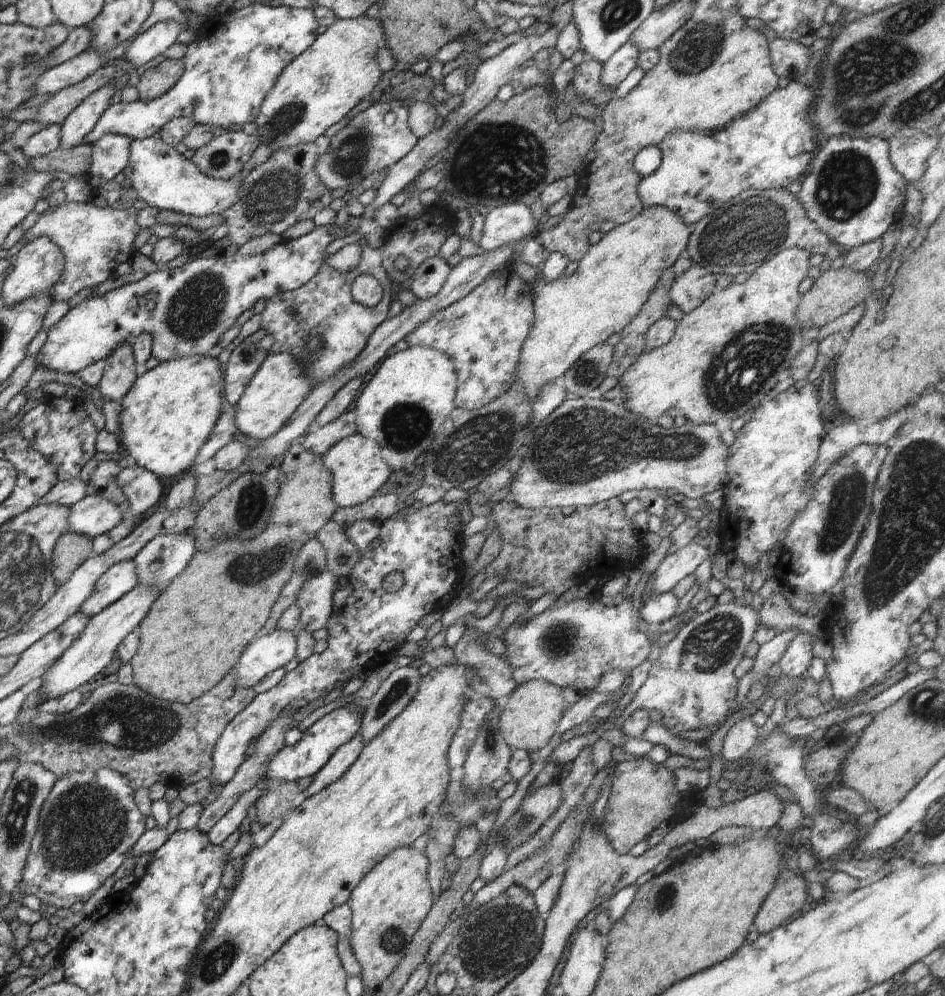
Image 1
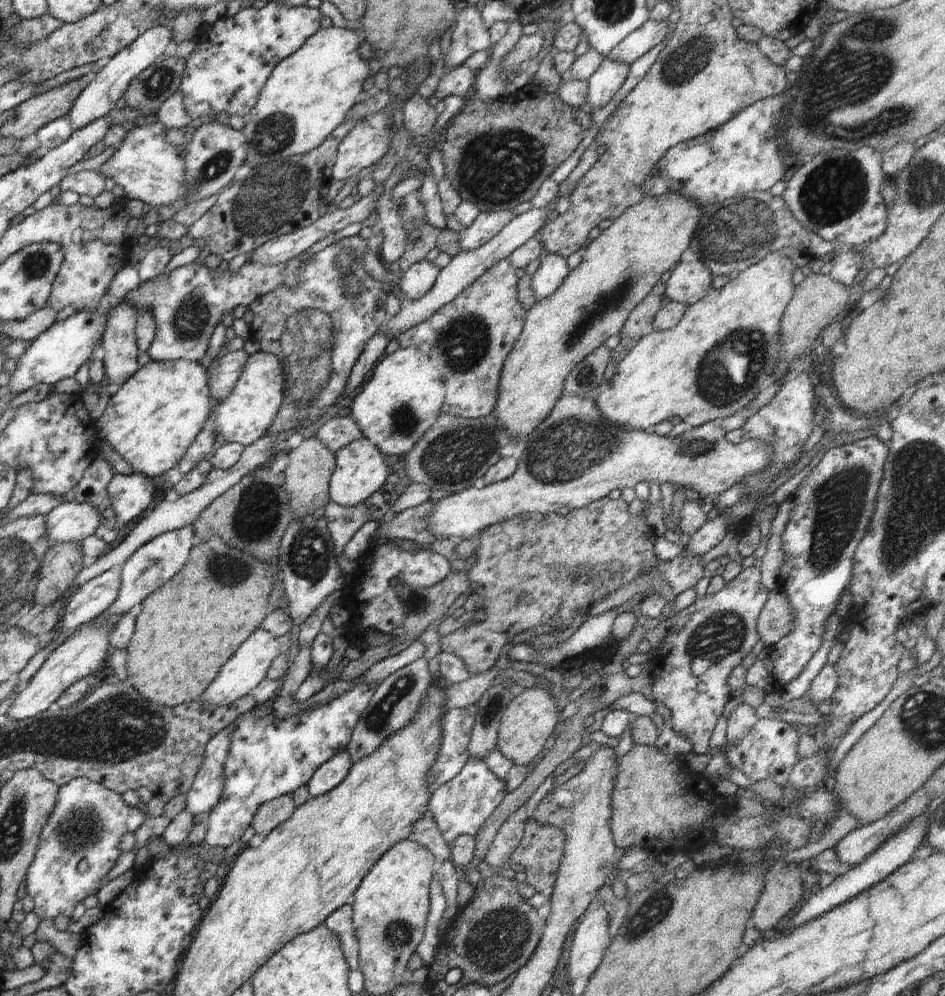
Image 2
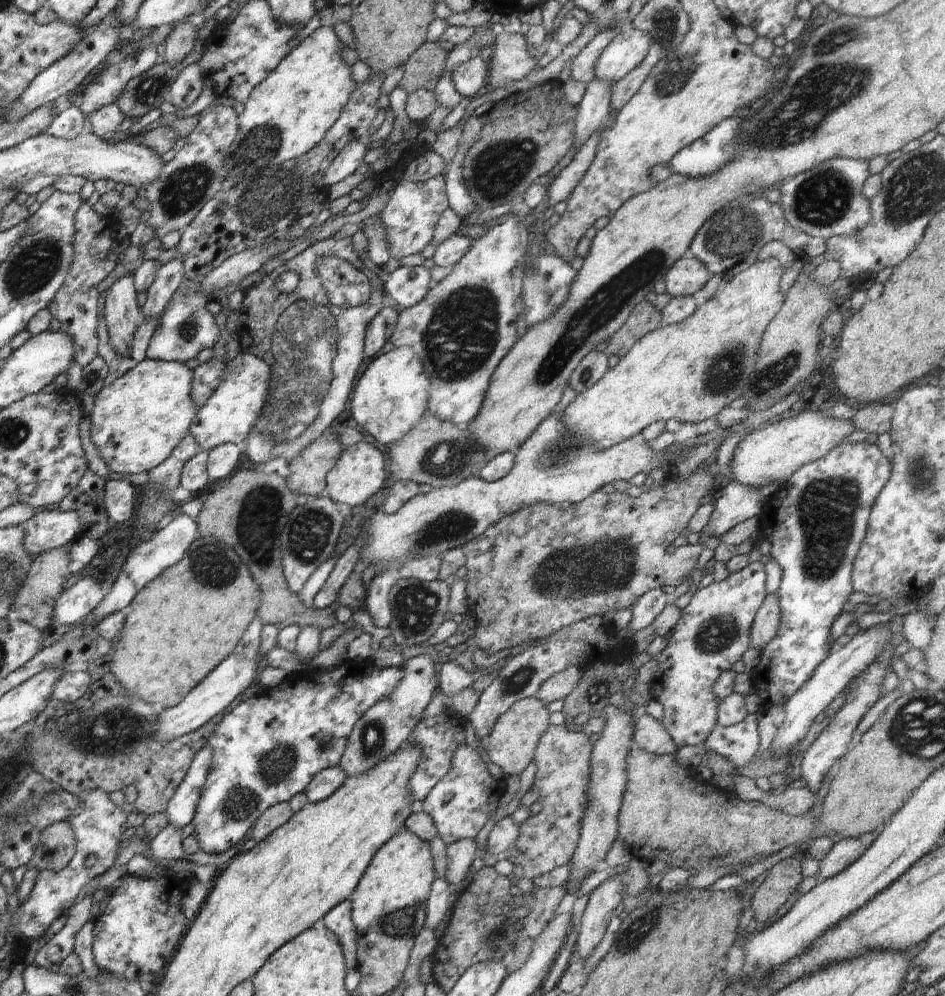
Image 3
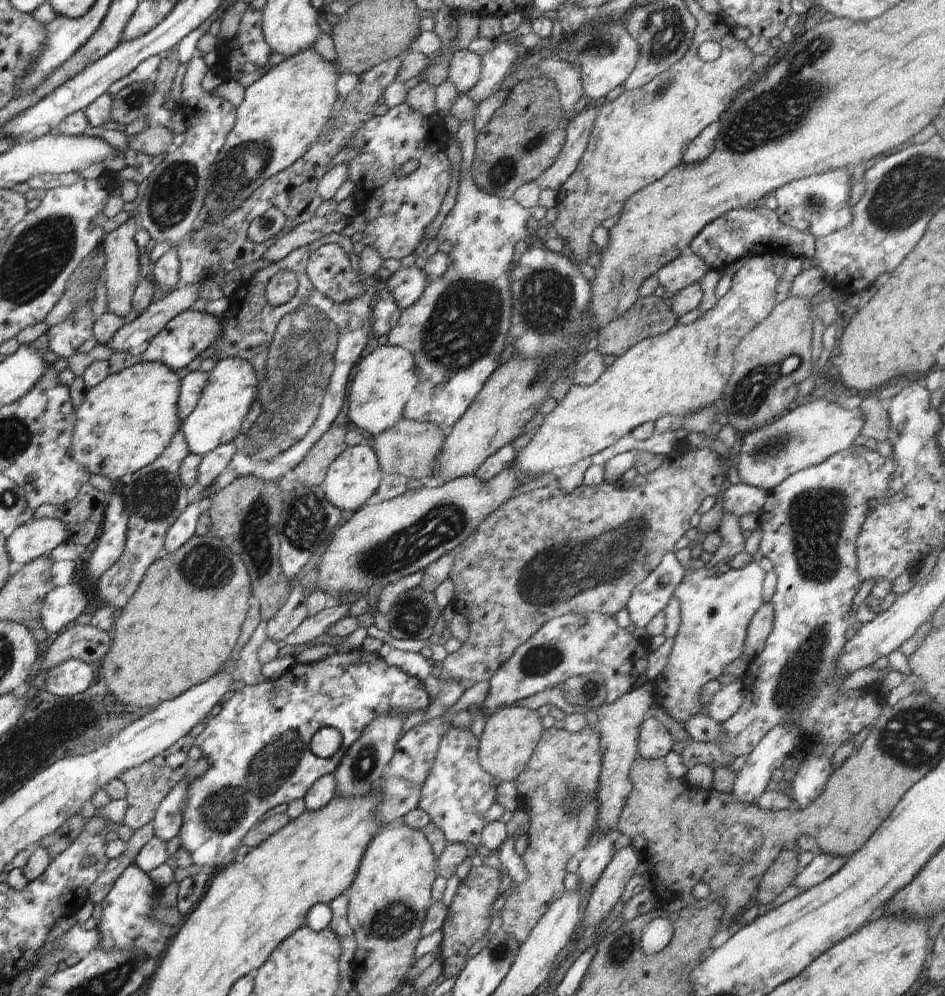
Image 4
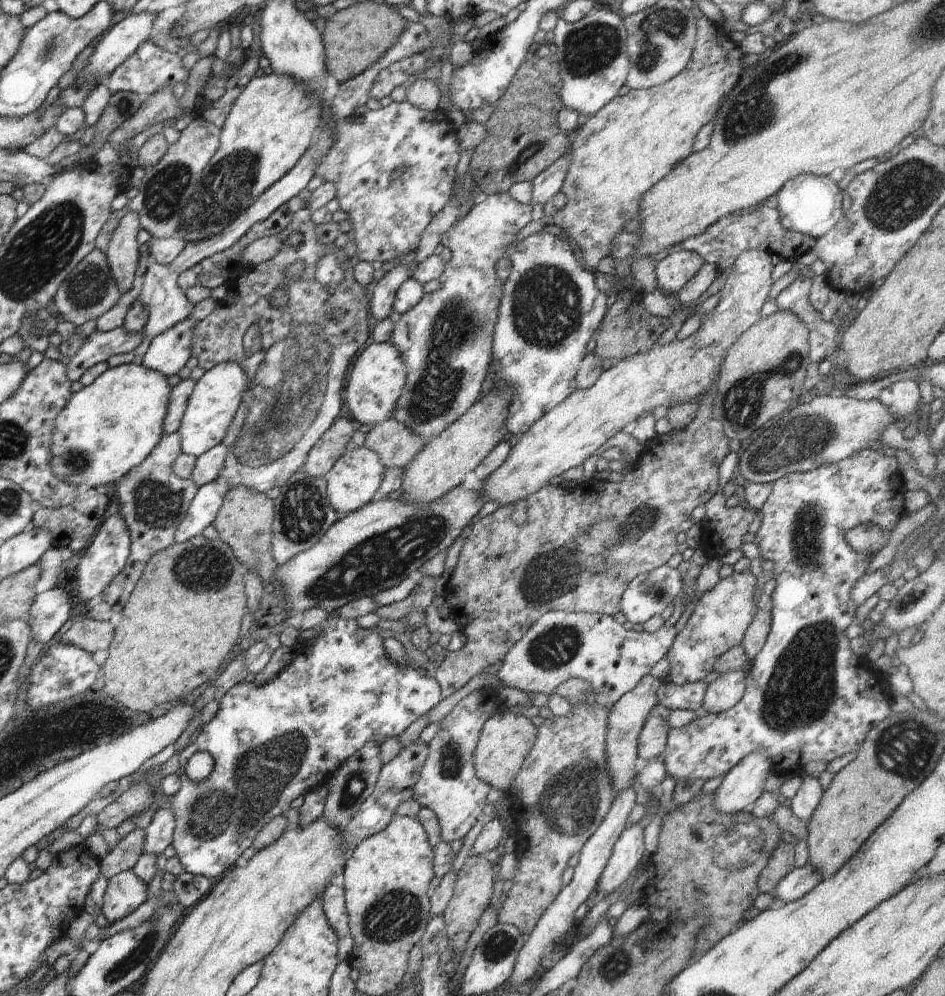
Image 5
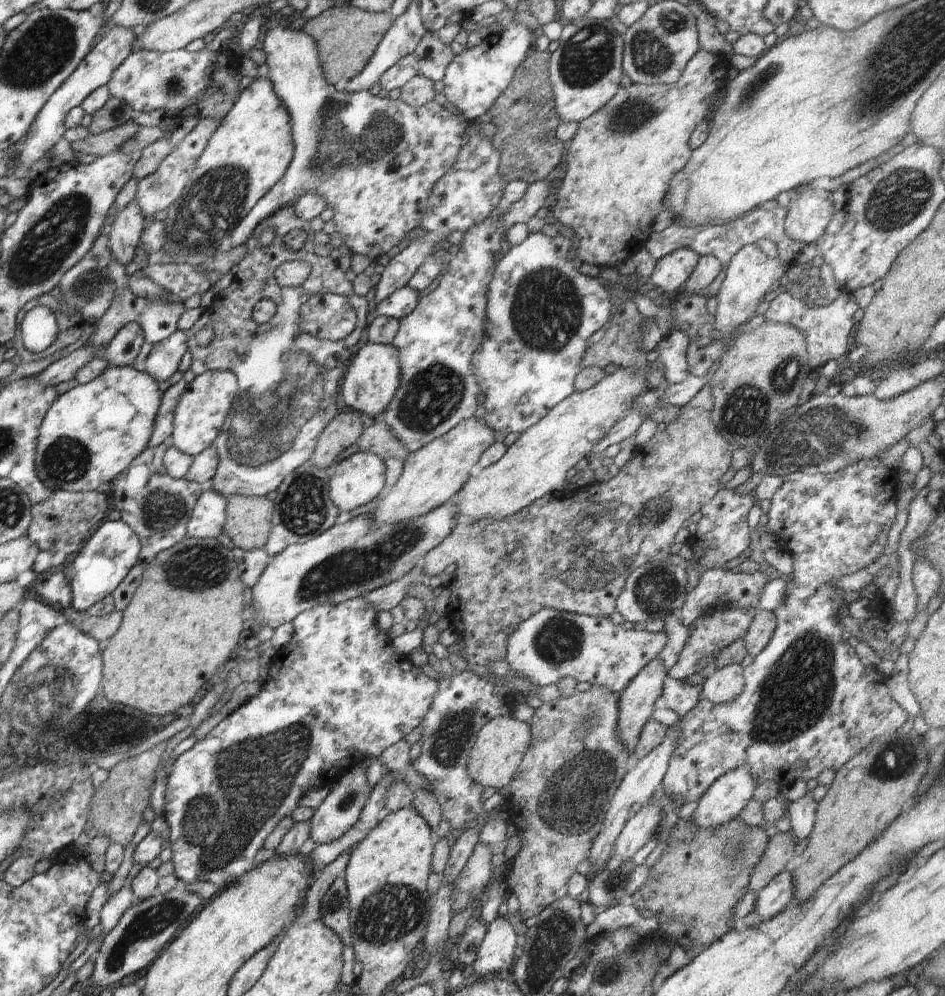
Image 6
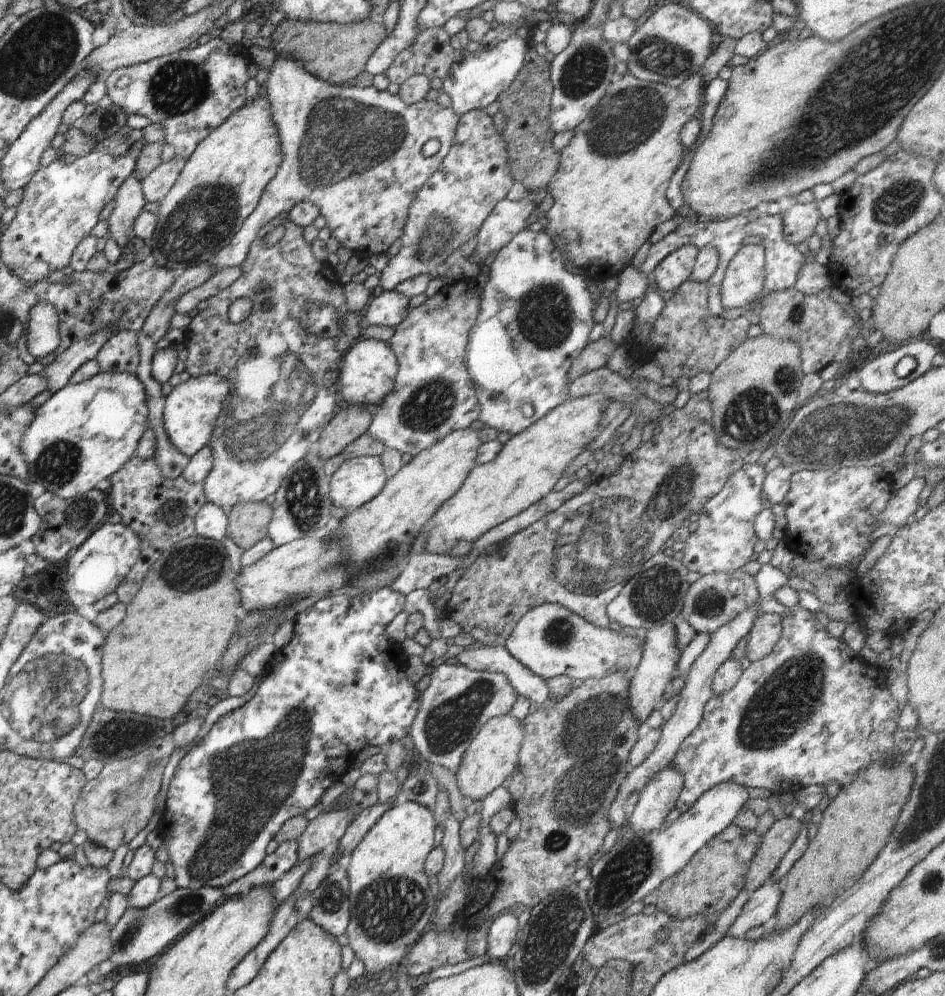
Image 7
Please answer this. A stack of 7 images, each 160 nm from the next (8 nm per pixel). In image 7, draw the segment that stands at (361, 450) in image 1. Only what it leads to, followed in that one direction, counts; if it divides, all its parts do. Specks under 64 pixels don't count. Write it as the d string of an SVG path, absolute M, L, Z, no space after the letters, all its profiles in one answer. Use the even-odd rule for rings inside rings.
M370 455L345 460L330 478L328 498L348 512L379 496L388 480L381 458Z

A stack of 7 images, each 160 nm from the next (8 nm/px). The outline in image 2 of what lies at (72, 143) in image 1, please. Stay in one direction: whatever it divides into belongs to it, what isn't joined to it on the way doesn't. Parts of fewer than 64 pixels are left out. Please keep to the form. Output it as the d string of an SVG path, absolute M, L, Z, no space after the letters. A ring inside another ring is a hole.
M154 25L147 31L140 33L138 38L133 40L132 44L129 44L124 50L117 52L100 72L90 76L87 87L73 102L72 108L67 114L73 130L84 128L87 124L93 123L94 120L98 120L106 116L111 110L118 108L122 104L130 82L149 66L152 66L157 61L158 56L171 51L172 46L173 30L171 26Z

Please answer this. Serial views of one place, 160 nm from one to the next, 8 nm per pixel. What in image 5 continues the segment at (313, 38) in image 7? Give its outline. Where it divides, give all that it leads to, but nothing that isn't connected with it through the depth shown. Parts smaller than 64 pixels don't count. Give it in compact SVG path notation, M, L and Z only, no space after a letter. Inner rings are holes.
M372 1L357 3L345 10L338 10L326 18L321 33L327 74L336 78L339 83L359 76L382 58L384 52L392 48L392 44L398 42L398 36L406 28L407 22L397 9Z

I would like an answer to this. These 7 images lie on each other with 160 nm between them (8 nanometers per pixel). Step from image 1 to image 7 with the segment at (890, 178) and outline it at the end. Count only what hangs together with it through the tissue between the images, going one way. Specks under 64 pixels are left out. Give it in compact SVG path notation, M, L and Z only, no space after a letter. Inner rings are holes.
M816 200L810 204L786 203L780 218L784 240L798 245L815 234L815 229L821 220L816 205Z

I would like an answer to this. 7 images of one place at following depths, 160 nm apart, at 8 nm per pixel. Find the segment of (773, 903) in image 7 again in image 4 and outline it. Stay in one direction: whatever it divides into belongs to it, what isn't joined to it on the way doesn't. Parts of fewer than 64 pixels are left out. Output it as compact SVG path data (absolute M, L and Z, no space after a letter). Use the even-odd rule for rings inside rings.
M818 852L806 868L798 871L791 884L794 884L802 892L809 890L833 876L850 858L851 856L842 858Z

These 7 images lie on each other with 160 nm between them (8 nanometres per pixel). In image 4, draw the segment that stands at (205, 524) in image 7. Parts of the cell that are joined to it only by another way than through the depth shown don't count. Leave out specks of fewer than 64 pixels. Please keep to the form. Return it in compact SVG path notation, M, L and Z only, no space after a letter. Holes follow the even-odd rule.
M202 498L190 504L178 520L170 526L165 538L164 553L177 552L180 546L184 546L188 540L196 535L196 526L202 514L206 514L210 500Z

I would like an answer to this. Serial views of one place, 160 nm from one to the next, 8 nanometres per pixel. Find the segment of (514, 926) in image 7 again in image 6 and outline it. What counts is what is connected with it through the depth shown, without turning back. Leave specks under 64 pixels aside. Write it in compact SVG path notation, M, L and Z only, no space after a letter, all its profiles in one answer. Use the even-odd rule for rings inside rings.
M498 917L488 925L486 935L478 952L476 960L467 971L478 976L494 976L498 972L510 971L514 965L517 932L504 917Z

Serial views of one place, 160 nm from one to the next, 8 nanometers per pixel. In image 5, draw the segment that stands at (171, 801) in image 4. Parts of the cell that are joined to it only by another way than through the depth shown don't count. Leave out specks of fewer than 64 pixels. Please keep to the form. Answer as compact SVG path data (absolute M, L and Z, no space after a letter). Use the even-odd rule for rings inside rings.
M170 802L158 809L150 826L145 829L144 854L158 855L173 842L175 830L174 812Z

